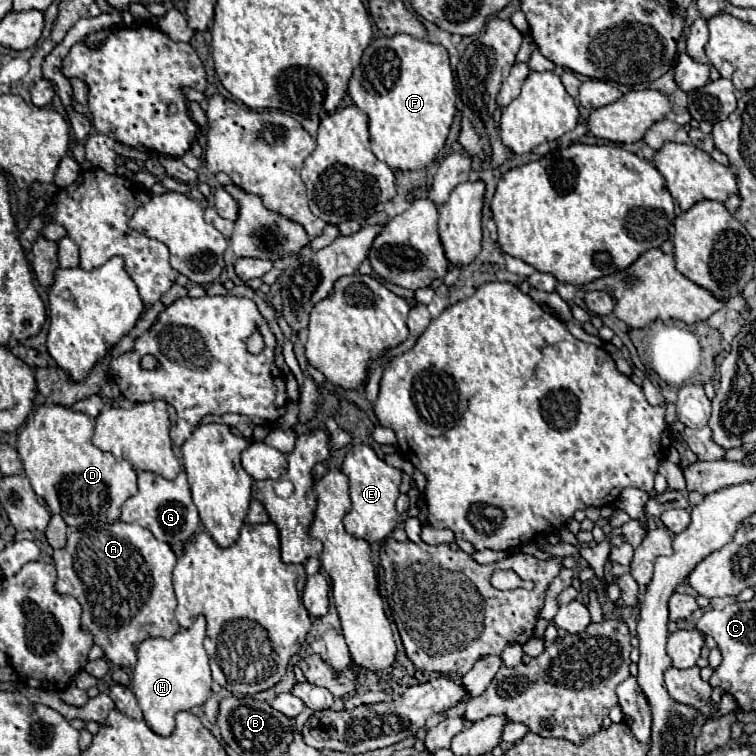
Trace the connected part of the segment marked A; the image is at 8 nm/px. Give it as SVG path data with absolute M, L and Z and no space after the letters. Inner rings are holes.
M115 521L113 525L103 525L103 527L83 527L83 529L71 529L69 537L67 537L67 545L65 549L57 549L53 553L53 563L57 567L57 585L55 589L59 593L67 593L67 595L73 595L81 607L83 607L83 625L93 633L95 637L95 645L99 645L105 653L105 657L115 663L115 665L121 665L123 669L131 669L137 661L137 645L141 641L145 641L147 637L173 637L177 631L179 631L179 623L175 621L175 607L177 607L177 599L175 599L175 593L173 593L173 583L171 583L171 573L173 573L173 567L175 567L175 553L171 551L171 547L163 541L157 541L153 537L153 533L149 529L143 529L141 525L131 525L131 523L123 523L123 521Z

